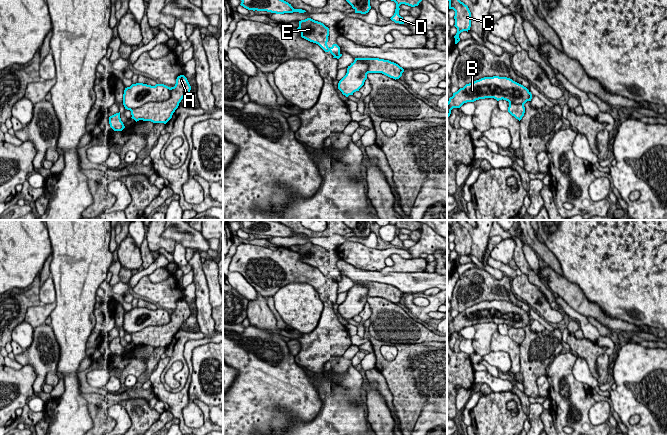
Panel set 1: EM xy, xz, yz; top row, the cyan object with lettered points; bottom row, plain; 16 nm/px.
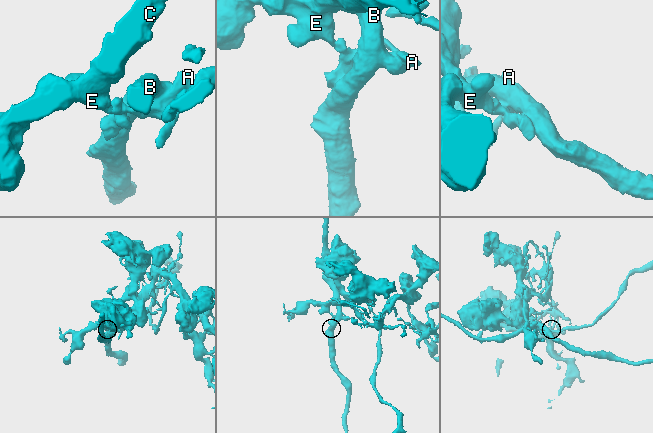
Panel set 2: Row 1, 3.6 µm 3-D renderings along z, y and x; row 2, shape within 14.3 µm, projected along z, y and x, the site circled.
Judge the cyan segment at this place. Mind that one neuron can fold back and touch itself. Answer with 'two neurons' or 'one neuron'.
two neurons

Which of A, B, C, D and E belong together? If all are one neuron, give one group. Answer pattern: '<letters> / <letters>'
A C D E / B

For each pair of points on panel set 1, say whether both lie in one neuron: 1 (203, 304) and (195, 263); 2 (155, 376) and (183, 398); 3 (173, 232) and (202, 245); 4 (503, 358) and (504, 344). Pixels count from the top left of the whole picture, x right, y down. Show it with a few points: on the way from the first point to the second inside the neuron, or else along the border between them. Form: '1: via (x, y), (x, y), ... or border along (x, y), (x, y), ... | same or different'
1: via (202, 294), (198, 273) | same
2: via (157, 385), (169, 398), (174, 398) | same
3: via (180, 232), (195, 239) | same
4: border along (491, 351), (505, 351), (508, 354), (510, 372) | different

